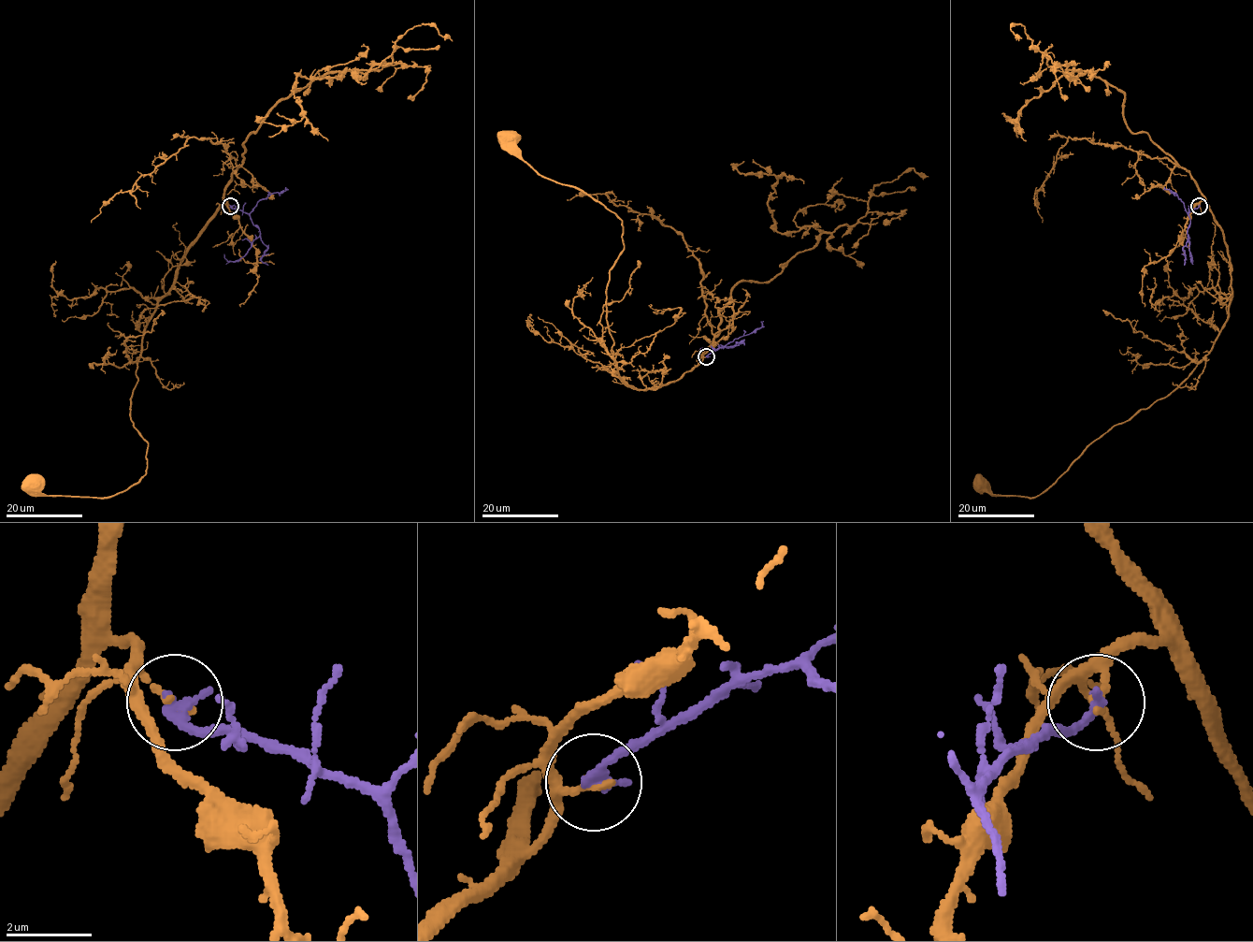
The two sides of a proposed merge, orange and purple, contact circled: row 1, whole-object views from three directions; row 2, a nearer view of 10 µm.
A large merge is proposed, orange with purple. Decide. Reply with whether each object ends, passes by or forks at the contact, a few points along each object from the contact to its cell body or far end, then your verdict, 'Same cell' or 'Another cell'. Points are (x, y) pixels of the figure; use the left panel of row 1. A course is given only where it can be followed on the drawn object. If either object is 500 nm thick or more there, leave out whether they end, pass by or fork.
At the ring orange ends. At the ring purple ends. Course of orange: (230, 206), (146, 327), (130, 420), (148, 443), (147, 472), (107, 498), (43, 495), (35, 485). Course of purple: (230, 206), (248, 214), (260, 235), (238, 259), (228, 261), (224, 253). Another cell

